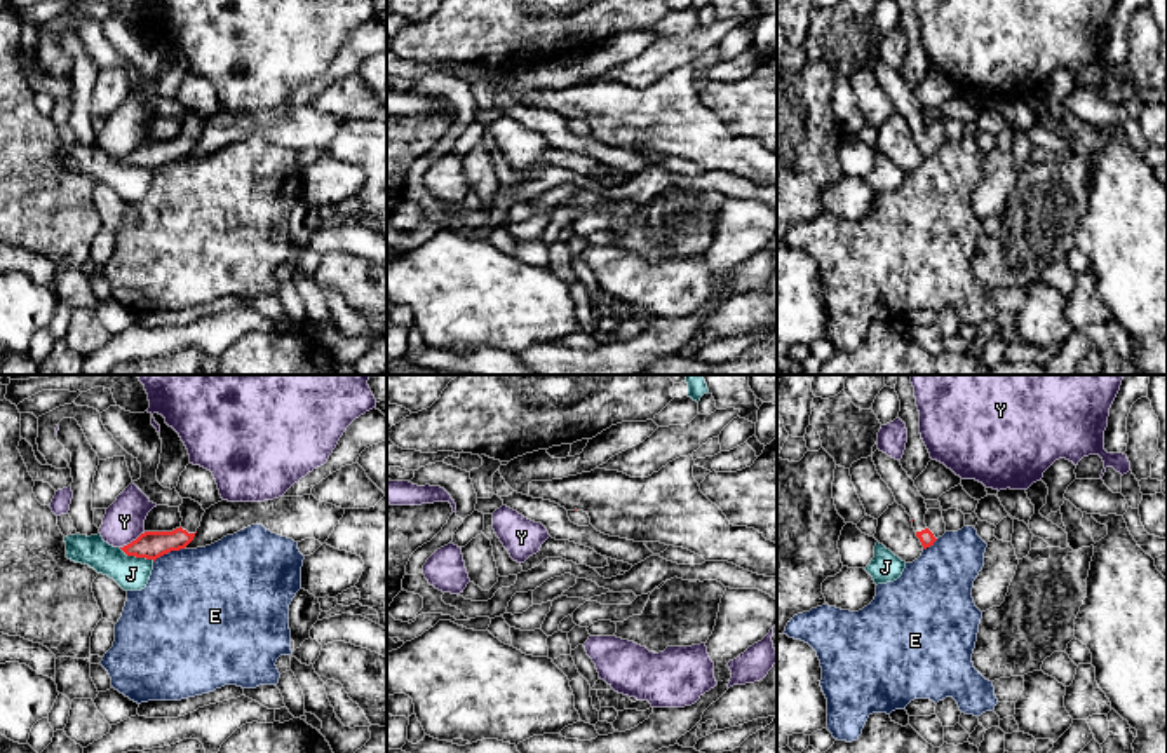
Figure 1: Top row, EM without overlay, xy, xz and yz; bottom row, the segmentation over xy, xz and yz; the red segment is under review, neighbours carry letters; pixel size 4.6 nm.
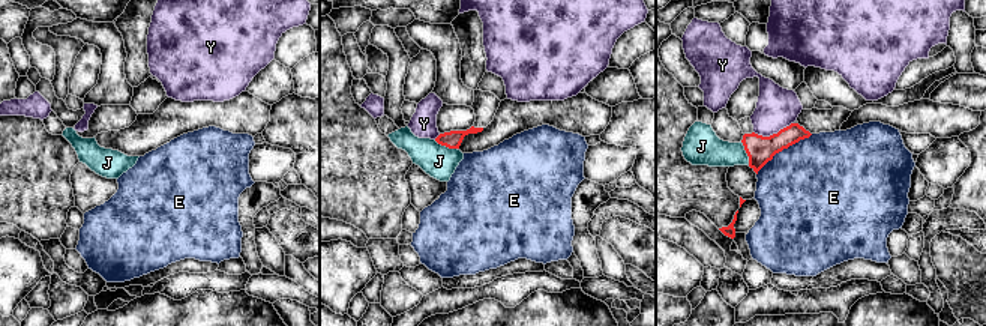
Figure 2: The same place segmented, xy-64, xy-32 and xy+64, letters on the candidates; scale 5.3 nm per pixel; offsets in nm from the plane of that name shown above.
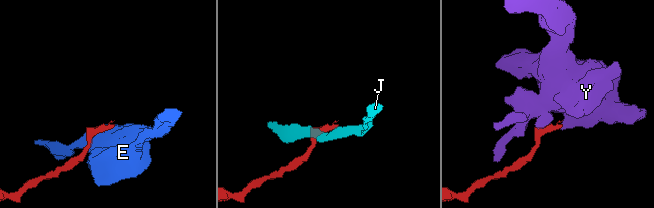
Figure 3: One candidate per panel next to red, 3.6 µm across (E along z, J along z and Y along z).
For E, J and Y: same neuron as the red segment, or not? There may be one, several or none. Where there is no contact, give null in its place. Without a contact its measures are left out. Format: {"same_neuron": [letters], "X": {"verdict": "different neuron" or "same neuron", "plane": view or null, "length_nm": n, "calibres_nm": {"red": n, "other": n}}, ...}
{"same_neuron": [], "E": {"verdict": "different neuron", "plane": "xy", "length_nm": 160, "calibres_nm": {"red": 130, "other": 460}}, "J": {"verdict": "different neuron", "plane": "xy", "length_nm": 180, "calibres_nm": {"red": 130, "other": 160}}, "Y": {"verdict": "different neuron", "plane": "xy", "length_nm": 140, "calibres_nm": {"red": 130, "other": 190}}}

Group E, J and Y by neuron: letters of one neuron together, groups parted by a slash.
E / J / Y

